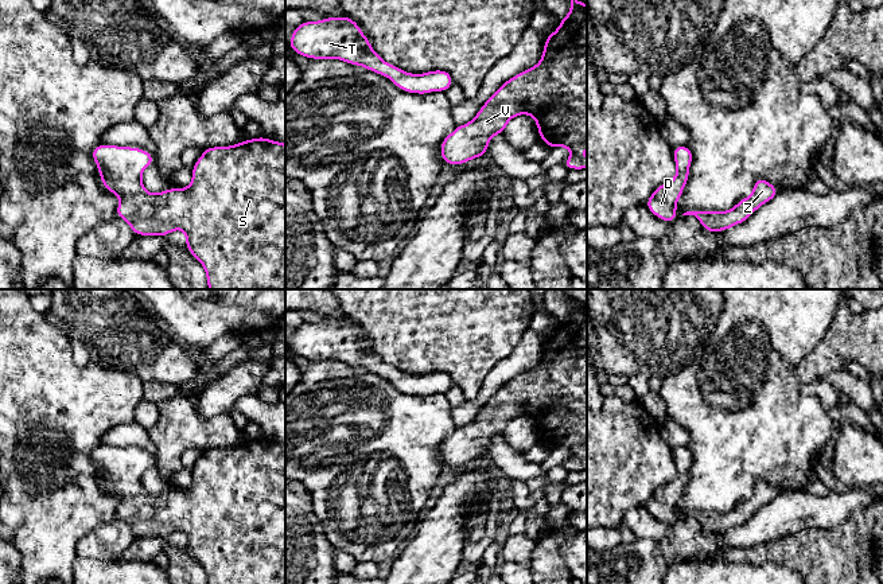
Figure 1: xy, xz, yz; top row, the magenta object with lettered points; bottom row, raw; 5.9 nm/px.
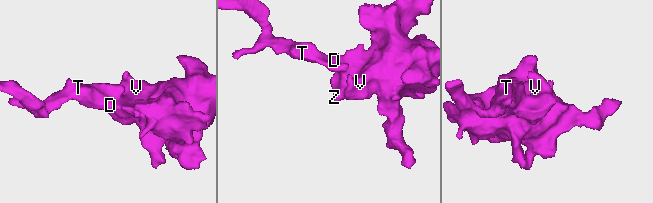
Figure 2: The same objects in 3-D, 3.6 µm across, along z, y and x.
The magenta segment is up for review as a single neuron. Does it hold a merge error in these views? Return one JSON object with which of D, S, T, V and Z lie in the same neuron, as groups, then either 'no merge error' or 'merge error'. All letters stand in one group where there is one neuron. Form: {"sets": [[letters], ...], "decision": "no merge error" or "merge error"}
{"sets": [["D", "S", "T", "V", "Z"]], "decision": "no merge error"}

